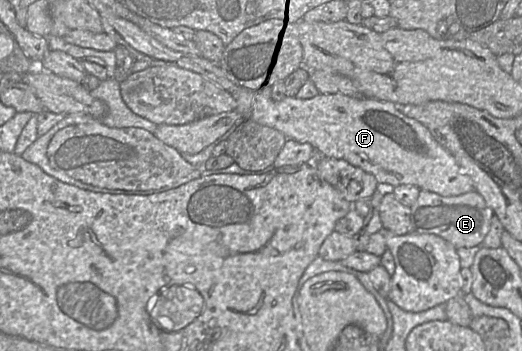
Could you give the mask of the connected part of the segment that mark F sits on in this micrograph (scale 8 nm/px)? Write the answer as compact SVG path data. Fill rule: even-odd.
M274 86L257 89L235 87L231 94L236 101L237 122L252 122L274 128L299 143L309 143L322 156L343 159L372 174L384 188L415 185L421 190L441 196L458 196L474 191L472 179L465 174L454 156L440 145L426 126L403 114L391 101L369 97L350 97L343 94L320 94L312 99L289 97Z

